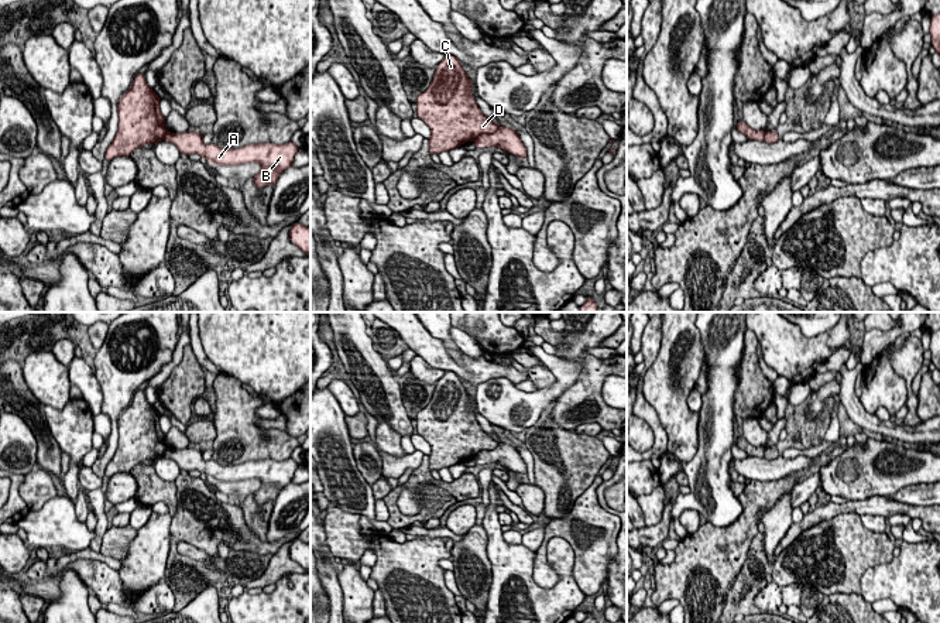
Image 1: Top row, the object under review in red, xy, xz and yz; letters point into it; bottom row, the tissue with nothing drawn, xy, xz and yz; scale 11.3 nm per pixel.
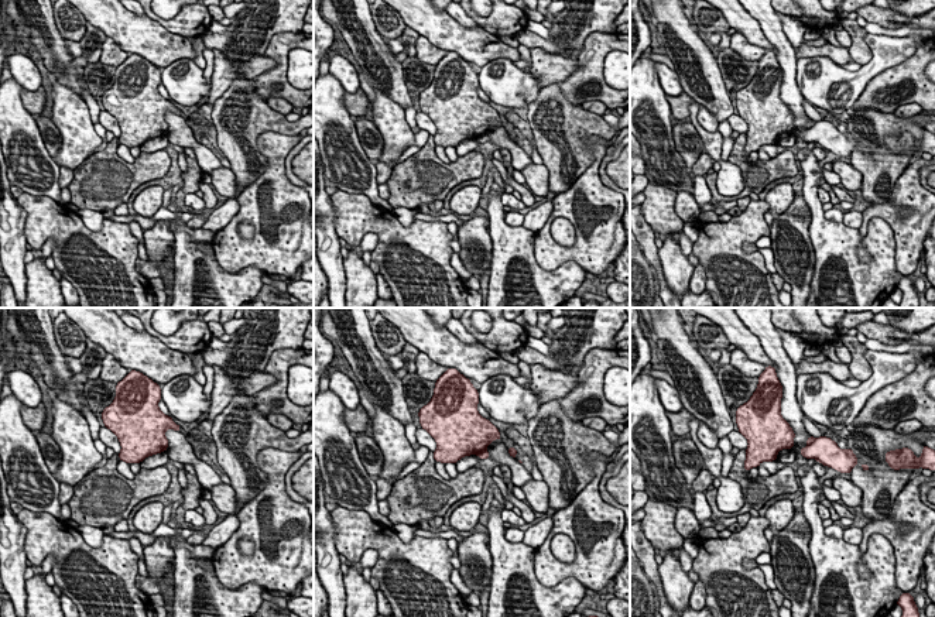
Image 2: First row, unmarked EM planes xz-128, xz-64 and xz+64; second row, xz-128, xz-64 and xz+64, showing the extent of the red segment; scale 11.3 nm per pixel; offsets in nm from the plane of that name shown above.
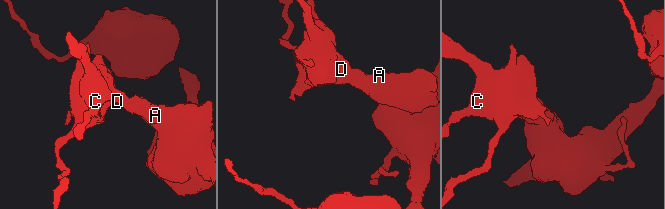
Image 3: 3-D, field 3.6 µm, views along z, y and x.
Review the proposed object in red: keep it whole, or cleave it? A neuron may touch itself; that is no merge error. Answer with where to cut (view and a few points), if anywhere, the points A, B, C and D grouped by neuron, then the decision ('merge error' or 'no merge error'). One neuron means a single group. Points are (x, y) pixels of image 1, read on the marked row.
cut in xz along (498, 126), (494, 132), (481, 133), (473, 139); A B / C D; merge error

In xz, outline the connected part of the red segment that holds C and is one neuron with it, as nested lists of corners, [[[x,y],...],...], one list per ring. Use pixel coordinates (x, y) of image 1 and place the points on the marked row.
[[[446,55],[436,66],[432,83],[416,99],[416,113],[430,129],[429,154],[440,154],[460,147],[481,134],[495,133],[498,124],[487,117],[471,95],[473,85],[462,62],[453,55]]]

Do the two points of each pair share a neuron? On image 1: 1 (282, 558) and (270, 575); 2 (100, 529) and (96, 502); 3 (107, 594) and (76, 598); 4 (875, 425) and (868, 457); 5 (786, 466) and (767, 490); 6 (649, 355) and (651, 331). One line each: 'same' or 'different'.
1: same
2: same
3: different
4: different
5: different
6: same

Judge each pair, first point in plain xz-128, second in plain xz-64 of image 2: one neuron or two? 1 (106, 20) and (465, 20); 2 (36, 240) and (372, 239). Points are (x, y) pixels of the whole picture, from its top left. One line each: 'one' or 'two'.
1: two
2: two

